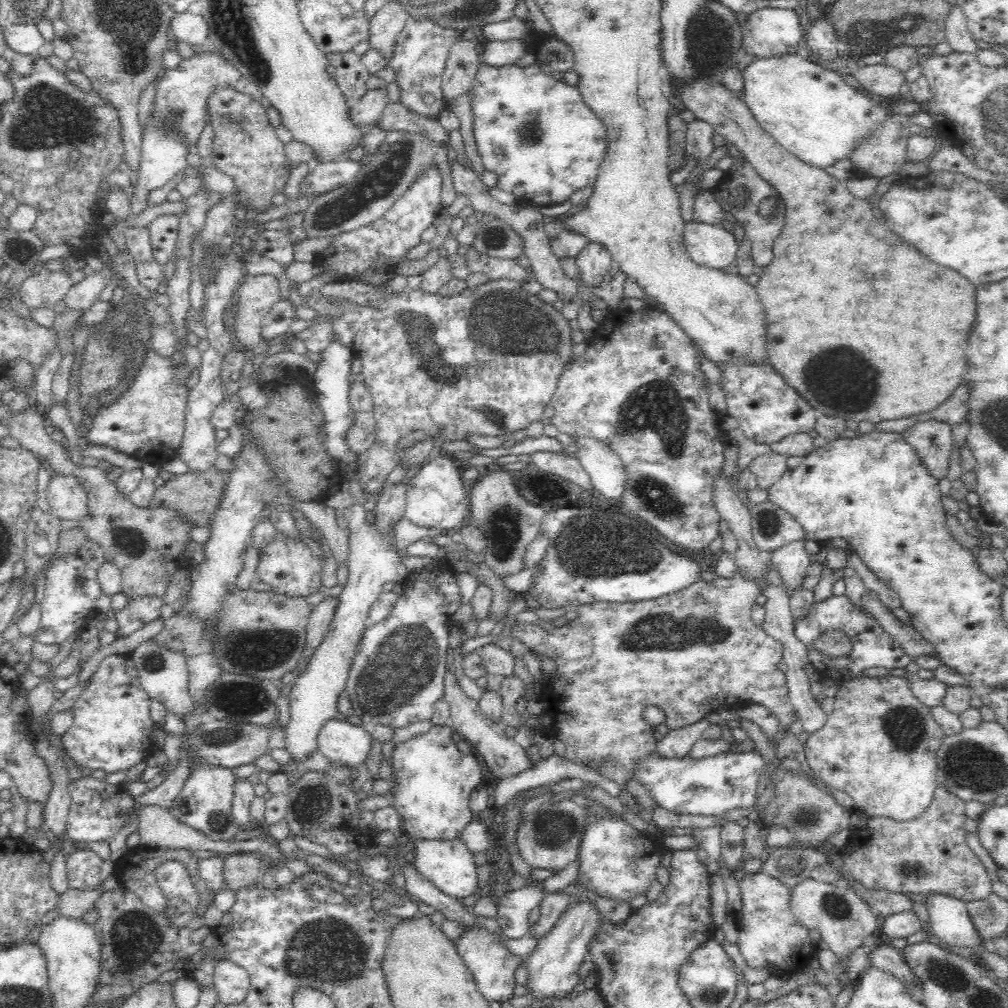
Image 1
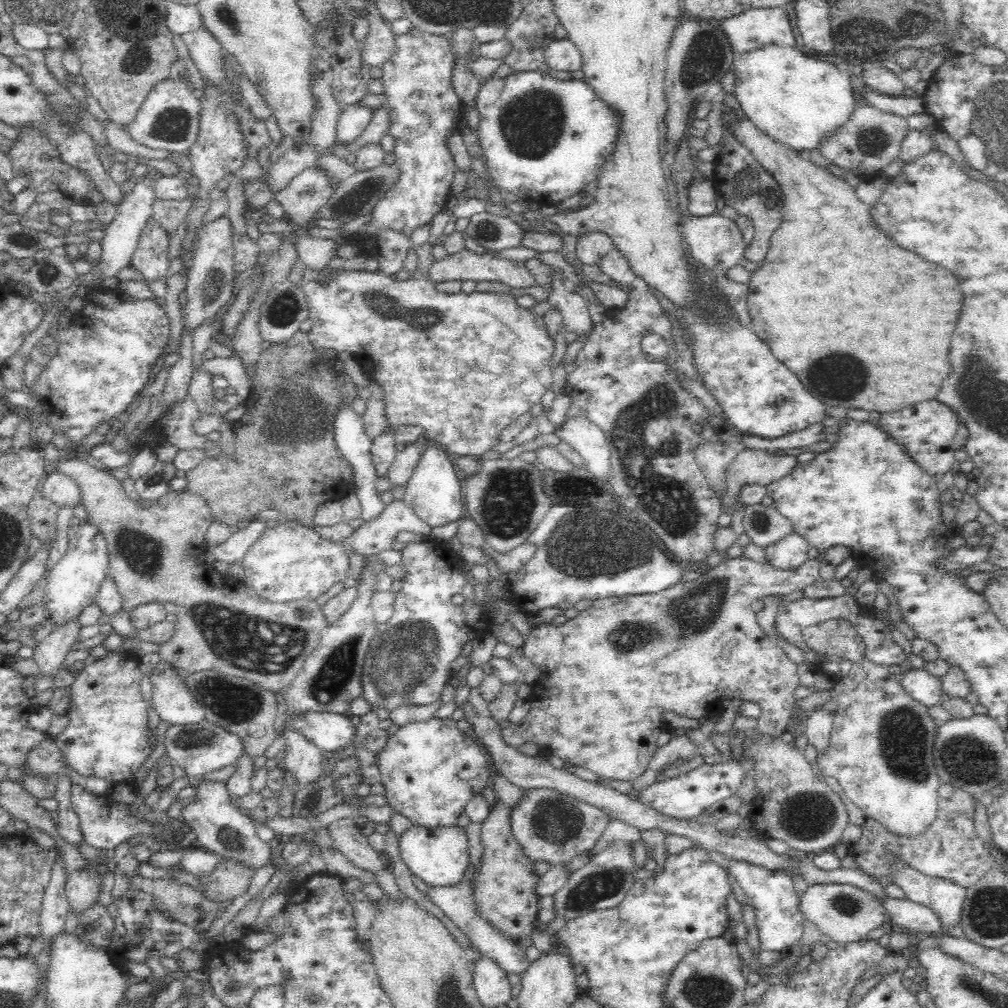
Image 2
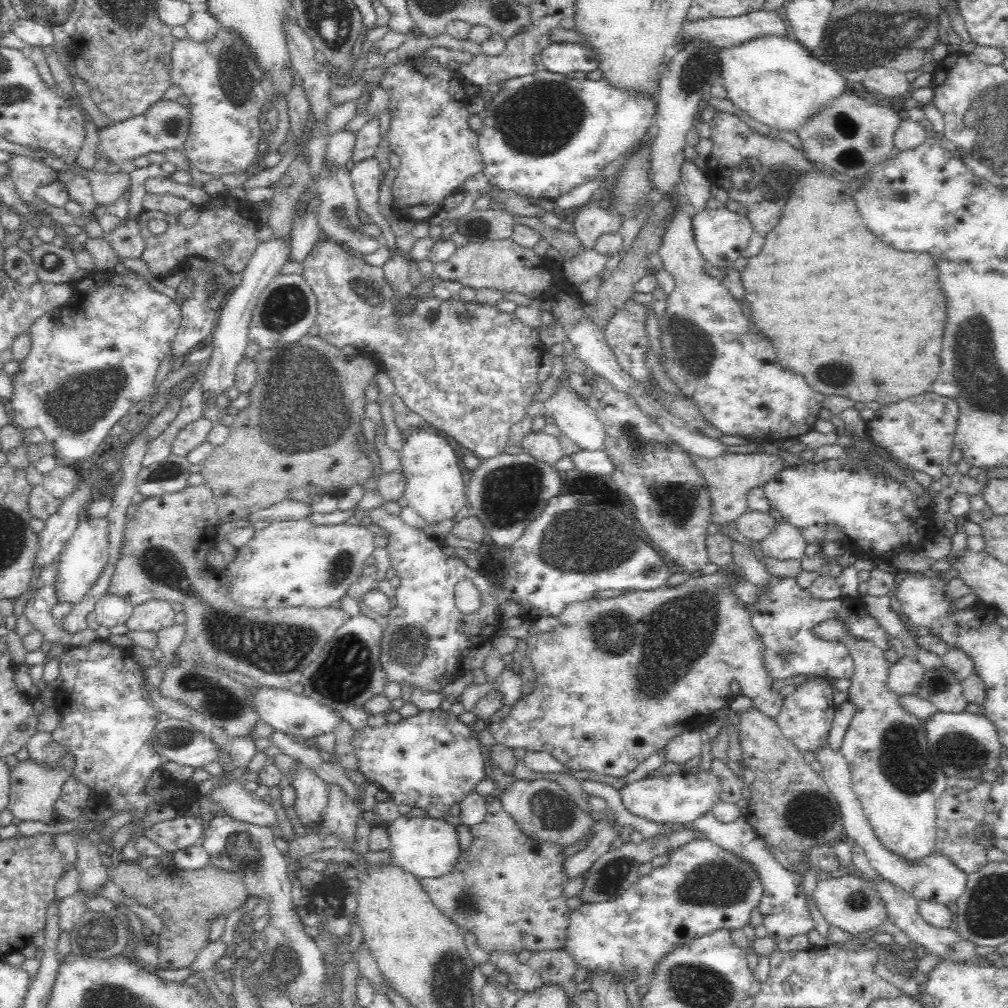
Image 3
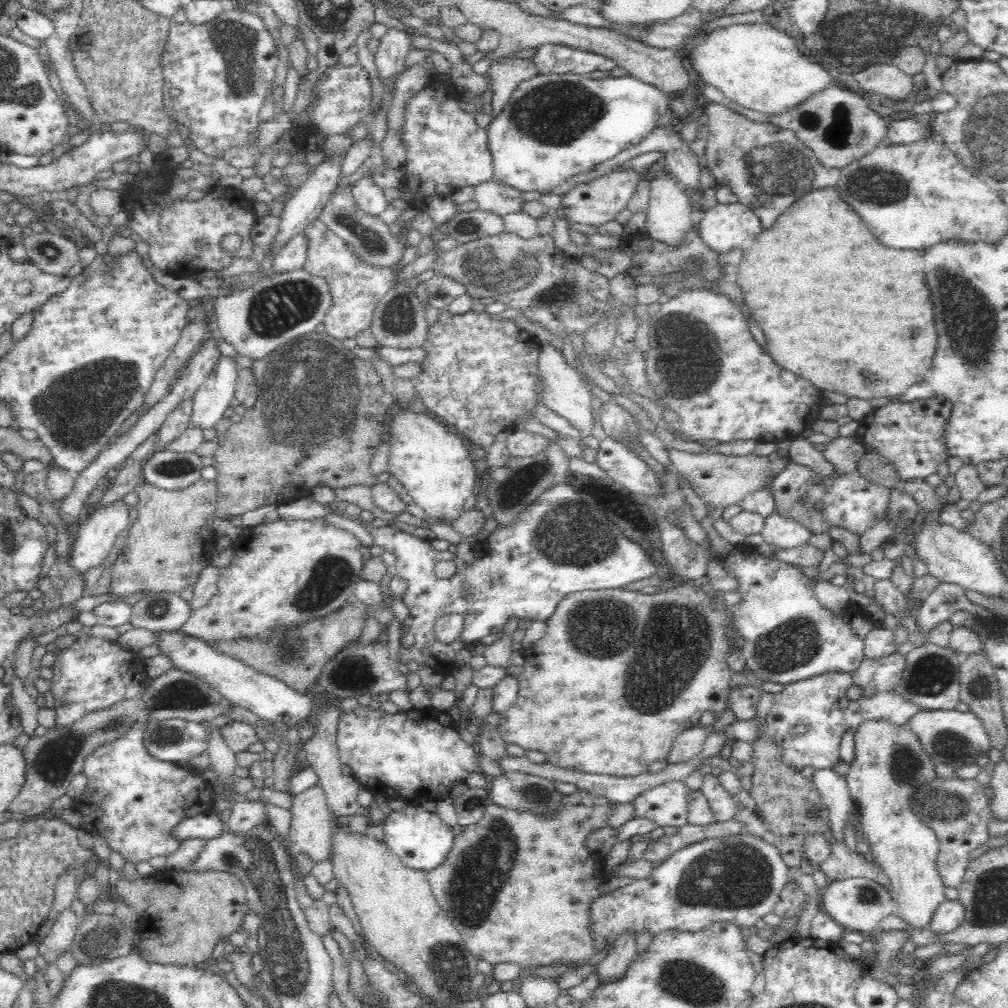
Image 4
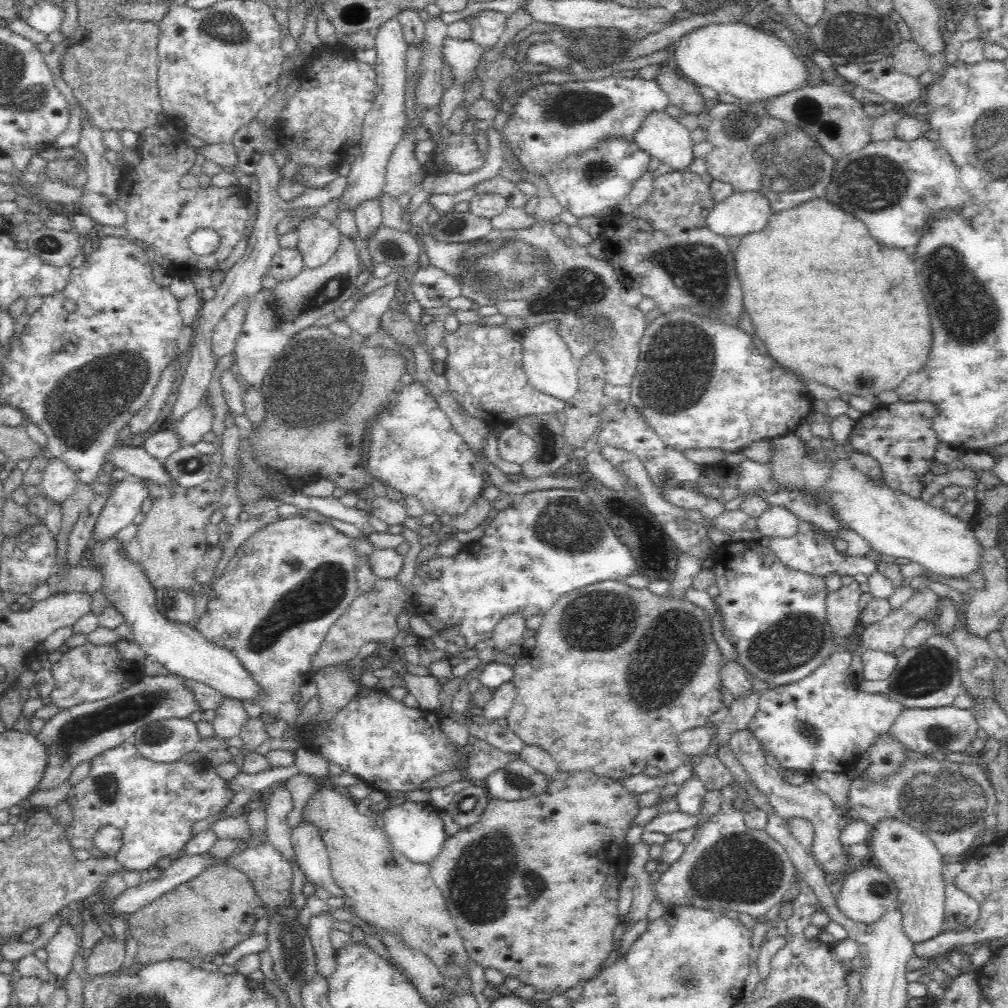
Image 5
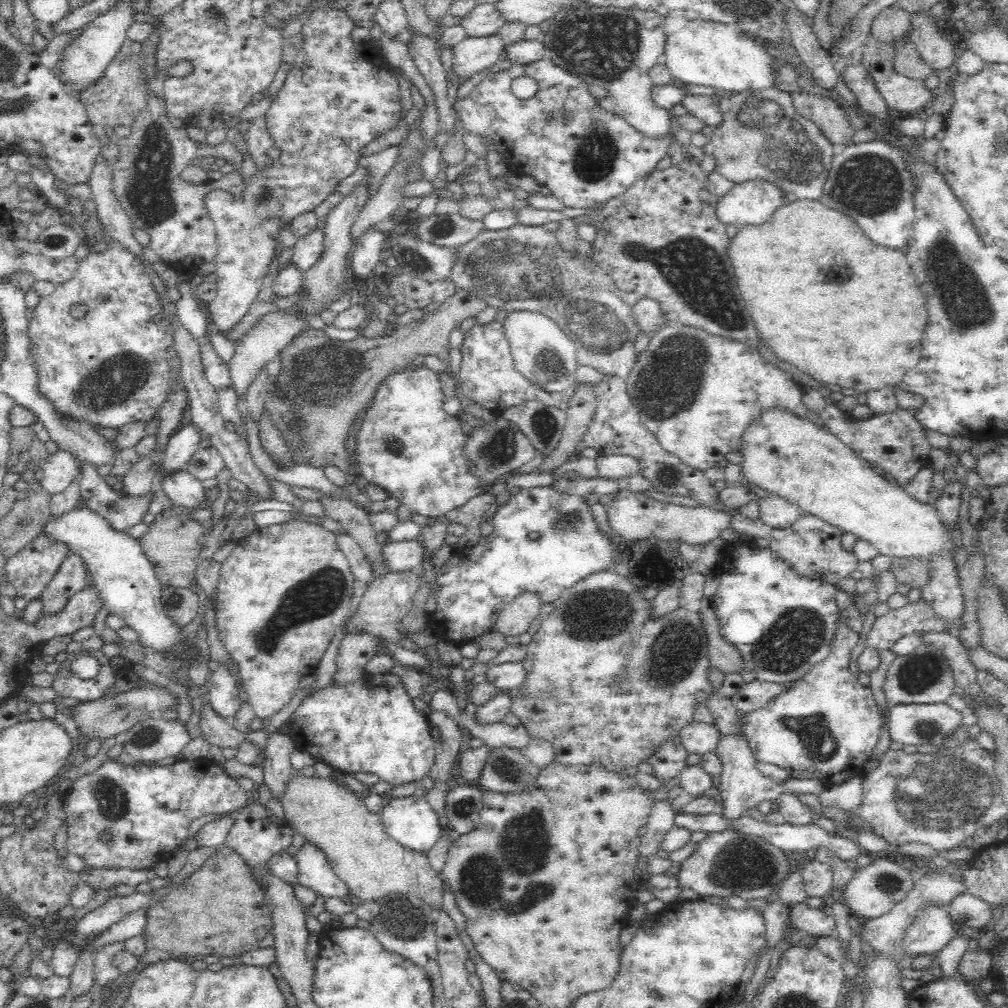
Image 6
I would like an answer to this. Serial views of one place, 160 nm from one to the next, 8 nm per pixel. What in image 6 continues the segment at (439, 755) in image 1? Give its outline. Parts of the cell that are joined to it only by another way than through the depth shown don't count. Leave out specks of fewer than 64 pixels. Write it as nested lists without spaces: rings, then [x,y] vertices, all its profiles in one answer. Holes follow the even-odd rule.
[[[390,671],[383,674],[363,672],[351,681],[332,681],[326,688],[310,693],[292,712],[288,728],[295,747],[309,752],[314,760],[323,761],[335,771],[347,774],[358,771],[376,774],[391,786],[421,781],[424,776],[429,776],[435,759],[435,742],[430,735],[428,717],[418,712],[413,698],[408,696],[402,676]]]

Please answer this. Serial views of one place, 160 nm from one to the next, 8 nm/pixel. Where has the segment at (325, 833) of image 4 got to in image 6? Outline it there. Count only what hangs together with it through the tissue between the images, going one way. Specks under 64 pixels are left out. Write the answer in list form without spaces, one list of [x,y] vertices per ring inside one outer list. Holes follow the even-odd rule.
[[[305,842],[295,858],[299,867],[298,884],[301,886],[325,898],[342,899],[350,894],[347,884],[332,871],[326,855],[316,846]]]

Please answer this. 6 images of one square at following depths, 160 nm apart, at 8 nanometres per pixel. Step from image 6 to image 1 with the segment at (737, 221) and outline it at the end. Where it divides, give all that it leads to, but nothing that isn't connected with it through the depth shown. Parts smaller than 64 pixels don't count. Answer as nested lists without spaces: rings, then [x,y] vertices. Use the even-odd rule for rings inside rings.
[[[688,221],[683,239],[690,258],[699,265],[718,270],[736,264],[738,240],[721,223]]]

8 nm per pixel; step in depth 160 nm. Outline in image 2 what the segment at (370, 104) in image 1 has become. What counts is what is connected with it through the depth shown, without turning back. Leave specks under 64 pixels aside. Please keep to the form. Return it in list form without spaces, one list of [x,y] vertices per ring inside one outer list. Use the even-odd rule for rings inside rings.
[[[360,103],[346,105],[342,108],[342,114],[337,124],[337,144],[350,146],[370,122],[374,110],[361,106]]]

